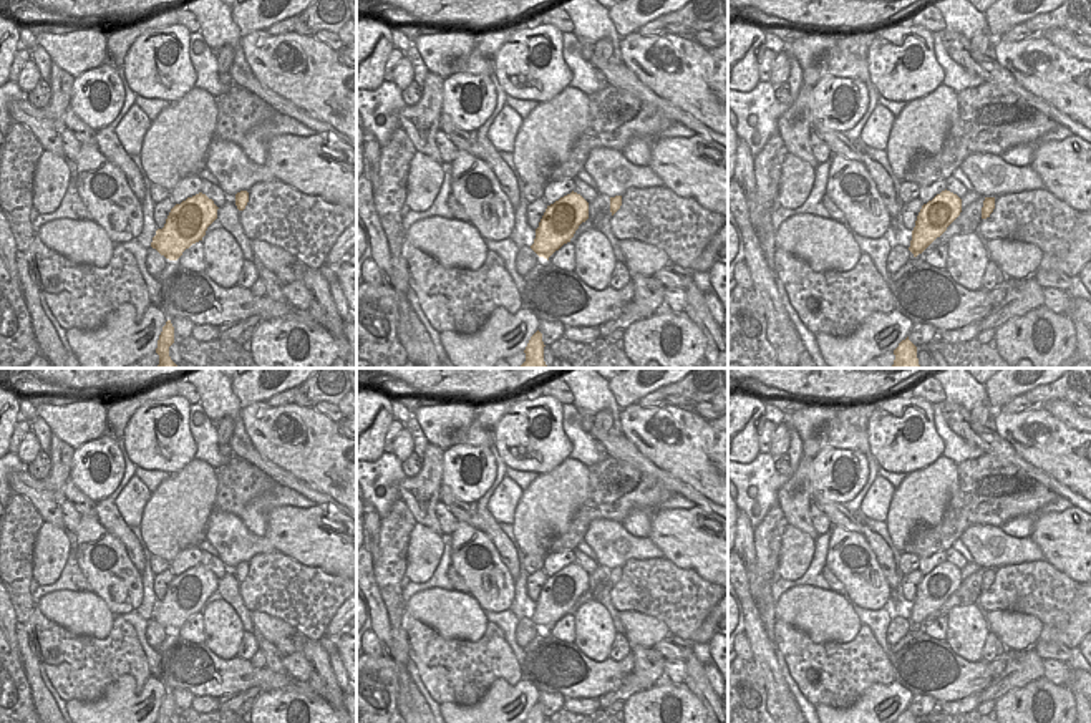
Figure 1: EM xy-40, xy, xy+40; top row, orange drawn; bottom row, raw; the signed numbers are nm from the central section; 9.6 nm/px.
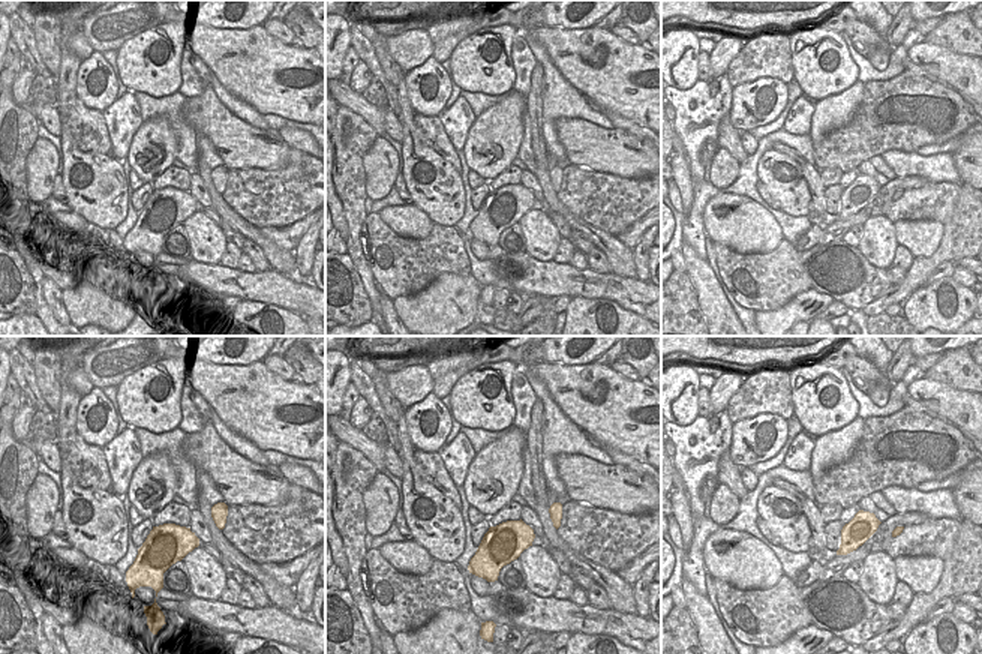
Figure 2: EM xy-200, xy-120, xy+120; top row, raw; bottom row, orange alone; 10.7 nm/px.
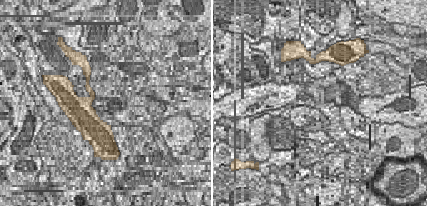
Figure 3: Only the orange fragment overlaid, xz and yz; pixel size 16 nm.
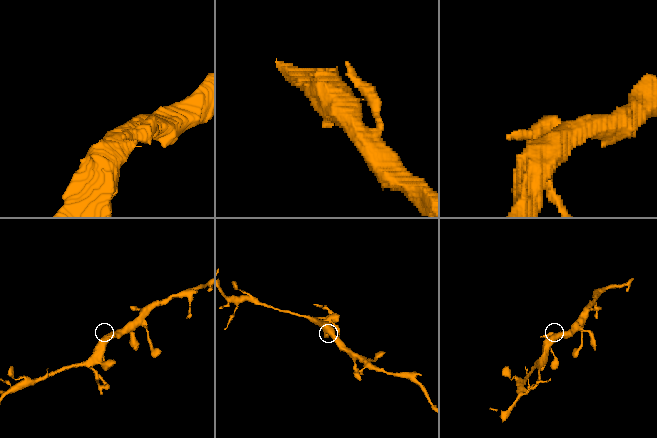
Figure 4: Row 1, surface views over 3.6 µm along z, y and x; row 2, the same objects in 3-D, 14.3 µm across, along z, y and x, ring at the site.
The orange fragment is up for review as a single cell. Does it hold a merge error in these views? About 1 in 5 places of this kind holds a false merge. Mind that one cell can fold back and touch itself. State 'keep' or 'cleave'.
keep

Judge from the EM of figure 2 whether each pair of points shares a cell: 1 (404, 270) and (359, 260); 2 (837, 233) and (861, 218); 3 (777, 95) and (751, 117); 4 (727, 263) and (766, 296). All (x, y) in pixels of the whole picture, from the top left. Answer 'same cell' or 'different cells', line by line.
1: different cells
2: same cell
3: same cell
4: same cell

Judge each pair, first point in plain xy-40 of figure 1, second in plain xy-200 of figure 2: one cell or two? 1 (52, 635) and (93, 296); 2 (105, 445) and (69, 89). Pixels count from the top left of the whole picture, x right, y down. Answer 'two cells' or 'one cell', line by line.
1: two cells
2: two cells

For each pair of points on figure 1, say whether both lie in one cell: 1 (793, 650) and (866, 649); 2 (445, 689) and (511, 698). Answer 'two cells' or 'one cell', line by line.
1: one cell
2: two cells

